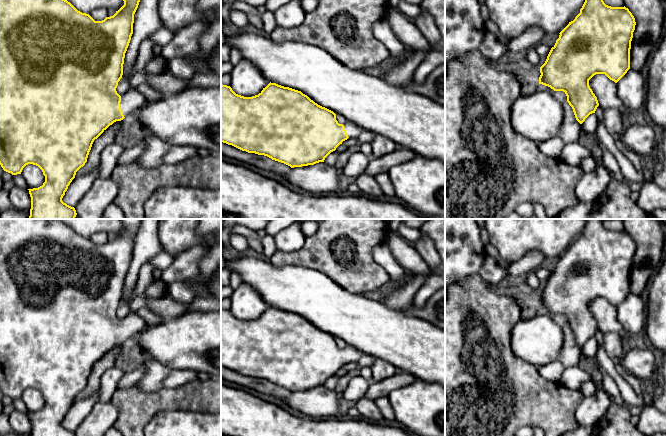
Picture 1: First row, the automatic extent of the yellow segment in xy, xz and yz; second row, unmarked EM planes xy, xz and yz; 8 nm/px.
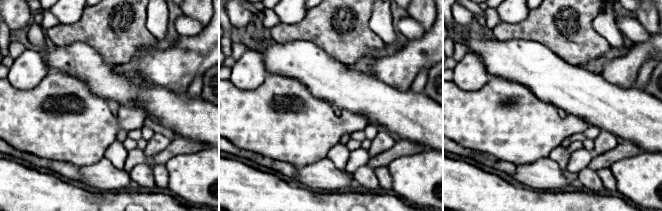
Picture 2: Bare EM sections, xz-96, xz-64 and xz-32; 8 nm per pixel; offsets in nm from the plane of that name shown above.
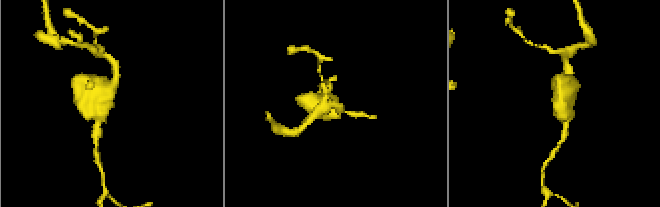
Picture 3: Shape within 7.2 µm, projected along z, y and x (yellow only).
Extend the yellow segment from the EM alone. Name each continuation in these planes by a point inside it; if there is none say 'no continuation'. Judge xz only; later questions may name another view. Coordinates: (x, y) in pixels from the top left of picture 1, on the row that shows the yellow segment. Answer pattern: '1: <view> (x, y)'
1: xz (352, 130)

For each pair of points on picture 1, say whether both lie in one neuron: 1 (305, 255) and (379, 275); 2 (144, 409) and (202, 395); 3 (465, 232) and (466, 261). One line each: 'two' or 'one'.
1: one
2: one
3: one

